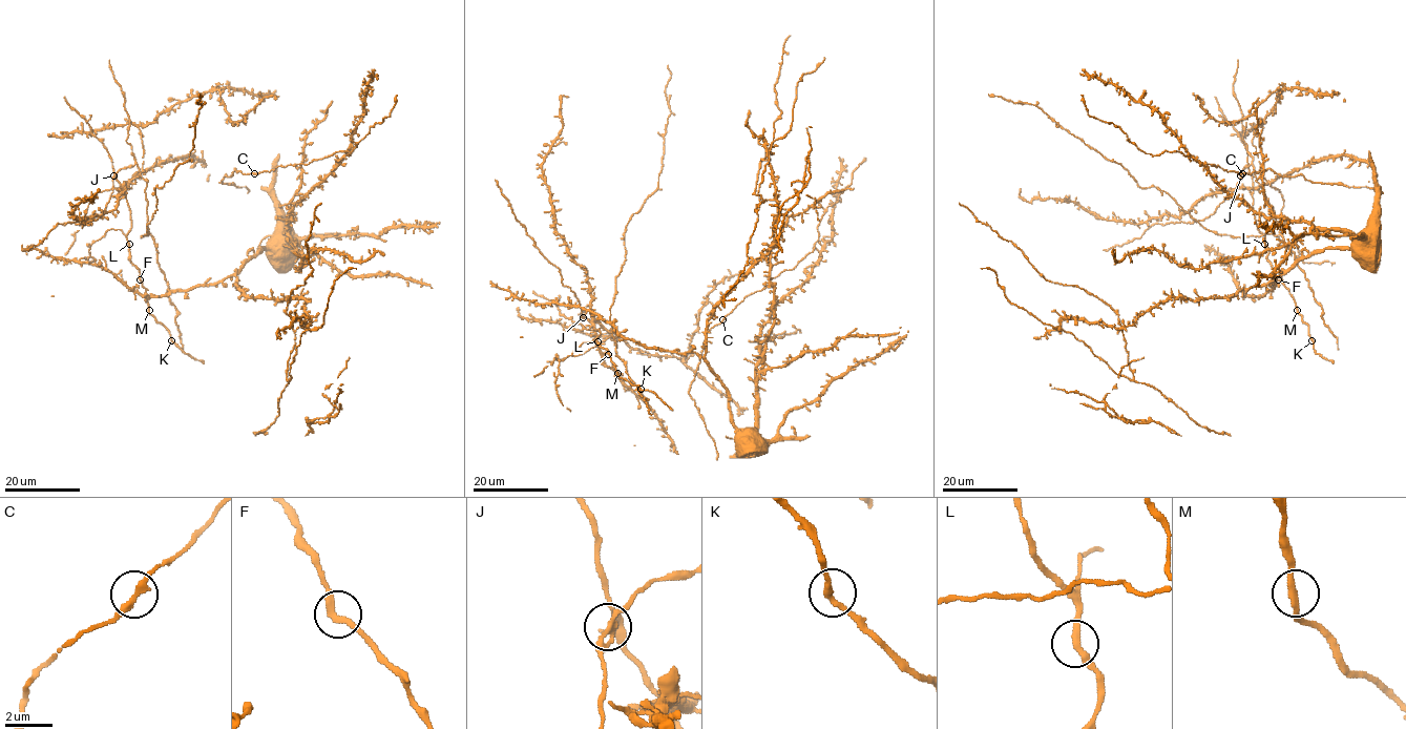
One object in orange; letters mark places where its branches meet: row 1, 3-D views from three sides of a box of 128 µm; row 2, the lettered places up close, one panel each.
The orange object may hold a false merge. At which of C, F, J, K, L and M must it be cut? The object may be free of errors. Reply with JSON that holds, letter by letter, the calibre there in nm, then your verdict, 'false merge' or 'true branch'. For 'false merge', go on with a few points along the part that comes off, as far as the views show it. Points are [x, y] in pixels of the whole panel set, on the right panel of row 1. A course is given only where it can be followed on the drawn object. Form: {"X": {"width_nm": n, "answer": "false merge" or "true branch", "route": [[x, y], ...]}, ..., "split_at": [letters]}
{"C": {"width_nm": 280, "answer": "true branch"}, "F": {"width_nm": 300, "answer": "true branch"}, "J": {"width_nm": 280, "answer": "true branch"}, "K": {"width_nm": 240, "answer": "true branch"}, "L": {"width_nm": 280, "answer": "true branch"}, "M": {"width_nm": 280, "answer": "true branch"}, "split_at": []}

